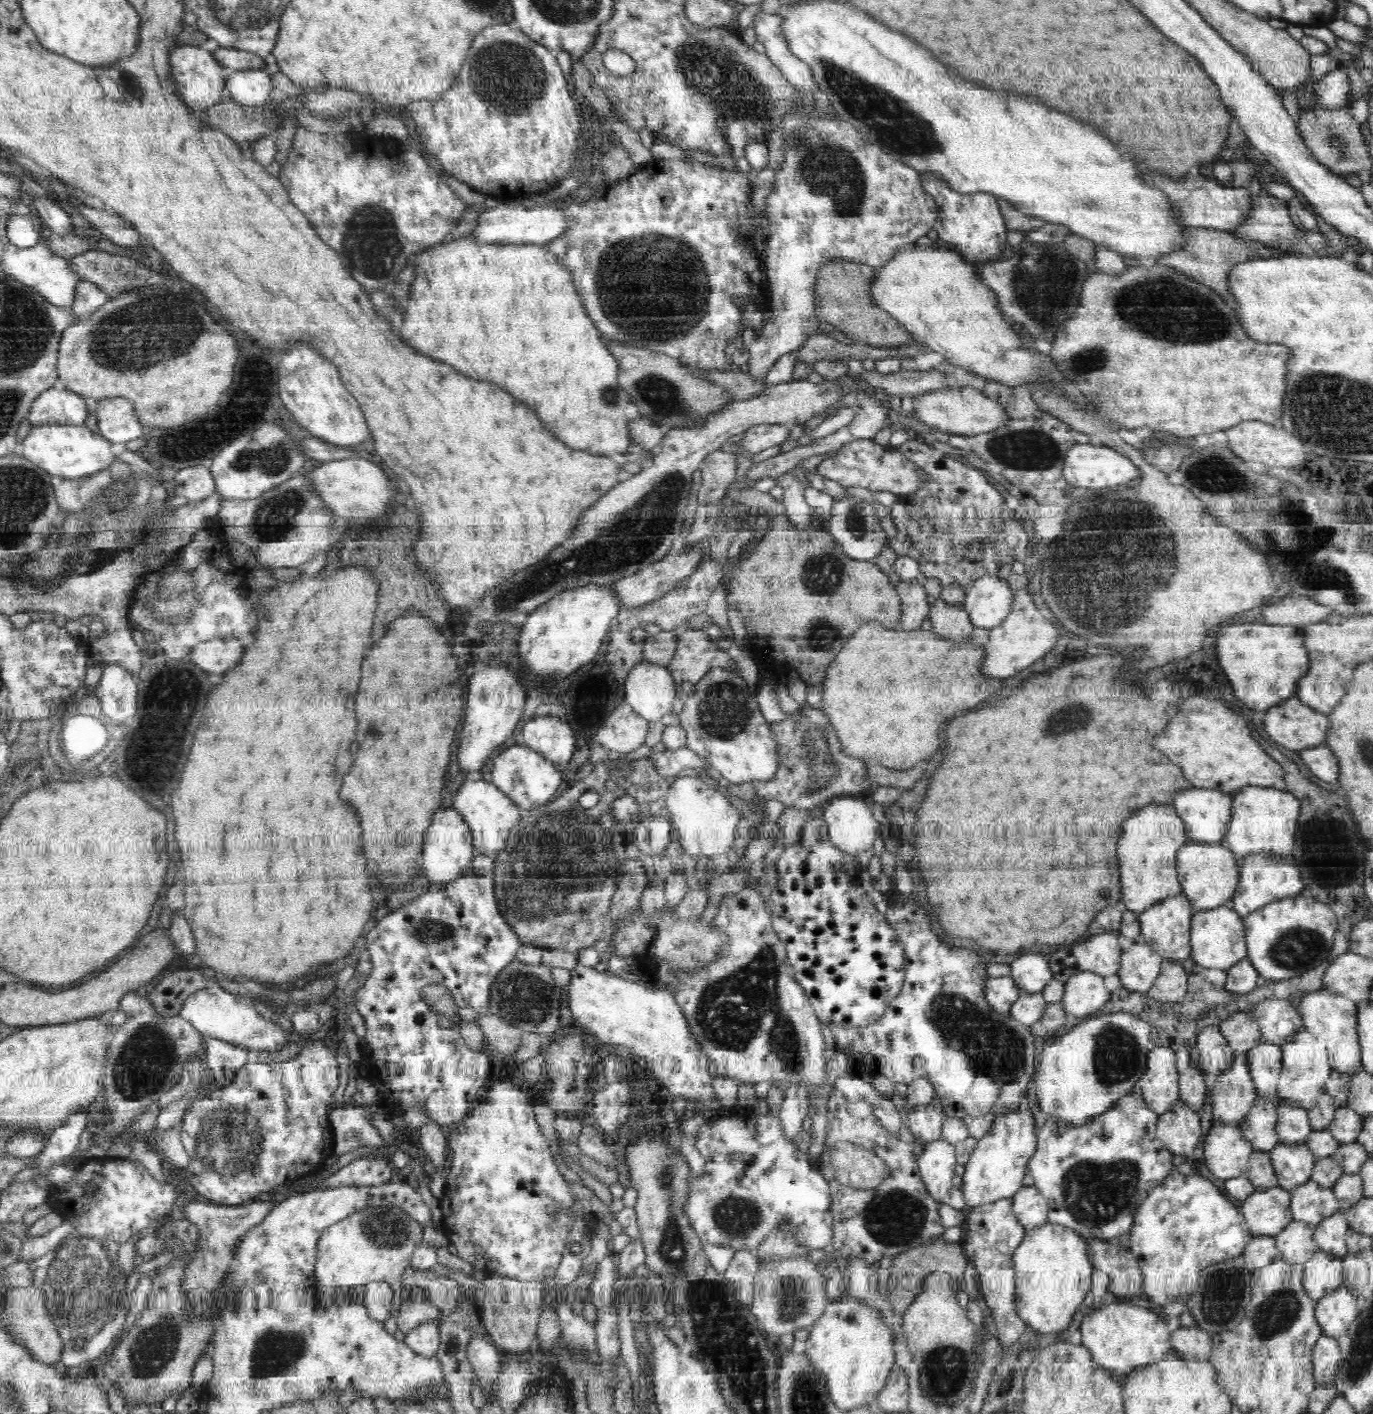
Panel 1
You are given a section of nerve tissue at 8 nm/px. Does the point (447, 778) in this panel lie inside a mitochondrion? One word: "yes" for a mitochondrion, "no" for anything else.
no

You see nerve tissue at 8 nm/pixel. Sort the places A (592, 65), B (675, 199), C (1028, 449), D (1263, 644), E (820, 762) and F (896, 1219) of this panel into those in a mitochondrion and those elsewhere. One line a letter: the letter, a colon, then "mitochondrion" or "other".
A: other
B: other
C: mitochondrion
D: other
E: mitochondrion
F: mitochondrion

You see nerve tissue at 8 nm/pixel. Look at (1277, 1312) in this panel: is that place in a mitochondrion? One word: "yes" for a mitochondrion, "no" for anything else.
yes

